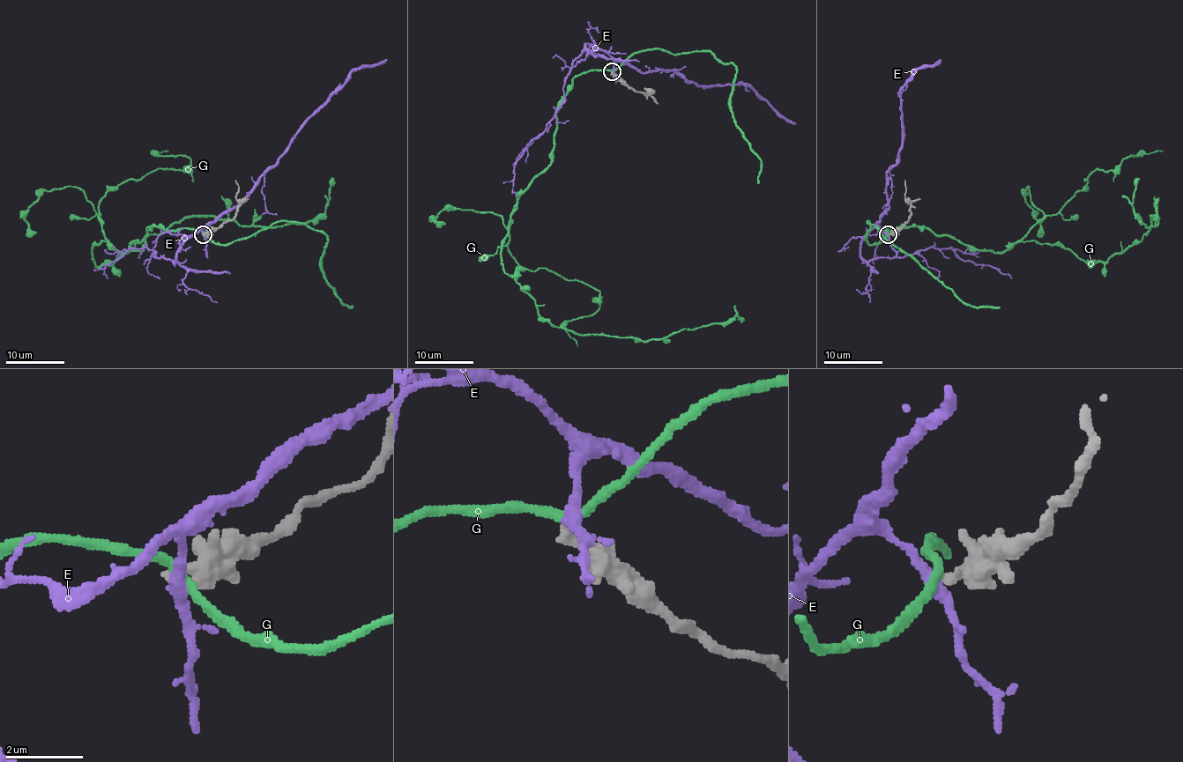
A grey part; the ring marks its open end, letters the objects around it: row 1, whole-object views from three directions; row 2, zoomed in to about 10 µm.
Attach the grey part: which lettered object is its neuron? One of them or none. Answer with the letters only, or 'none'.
none

